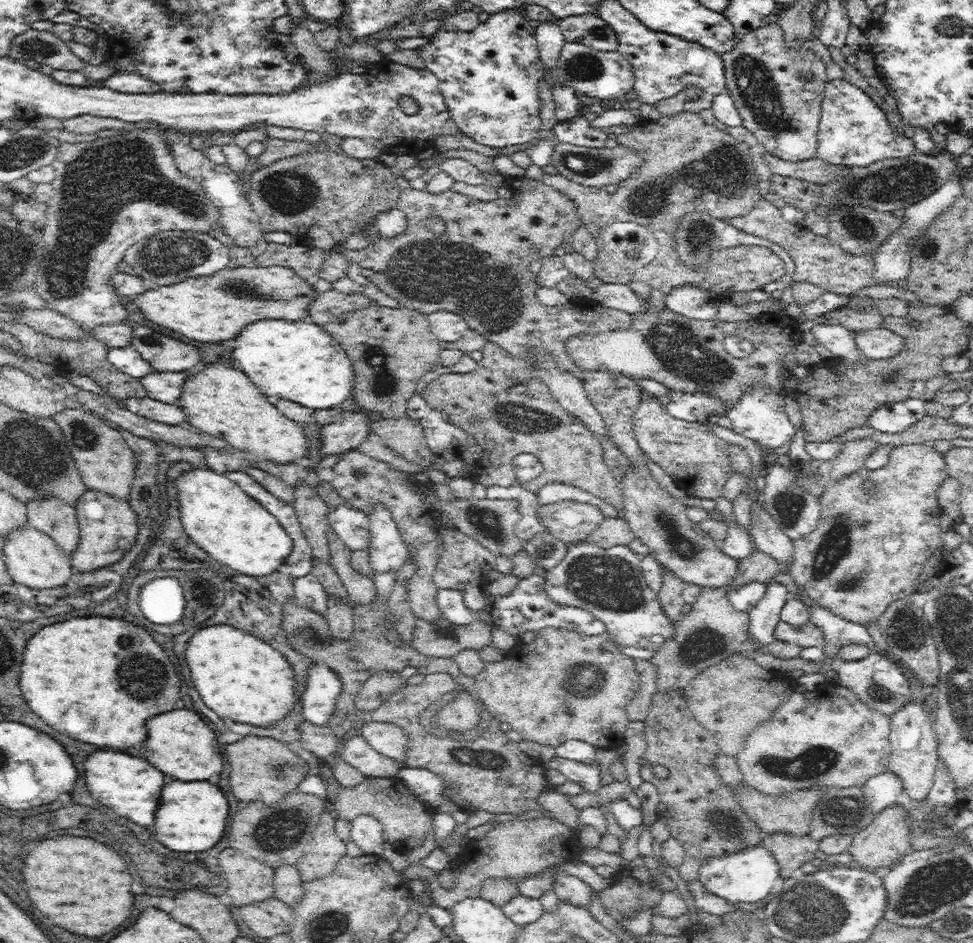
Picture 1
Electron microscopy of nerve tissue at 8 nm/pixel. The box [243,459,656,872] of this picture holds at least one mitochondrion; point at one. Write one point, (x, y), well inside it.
(608, 582)

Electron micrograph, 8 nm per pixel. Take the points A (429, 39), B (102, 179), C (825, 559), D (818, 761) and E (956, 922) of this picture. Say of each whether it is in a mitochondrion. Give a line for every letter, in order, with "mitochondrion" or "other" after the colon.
A: other
B: mitochondrion
C: mitochondrion
D: mitochondrion
E: mitochondrion

